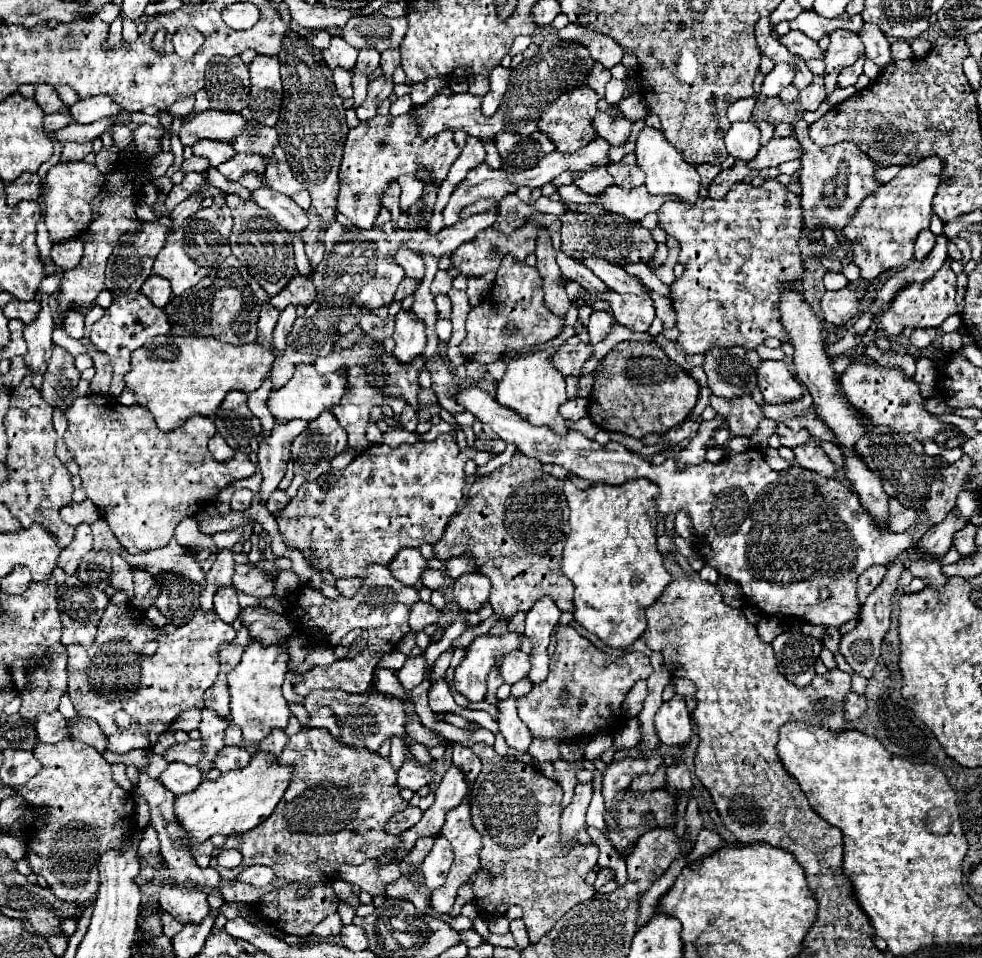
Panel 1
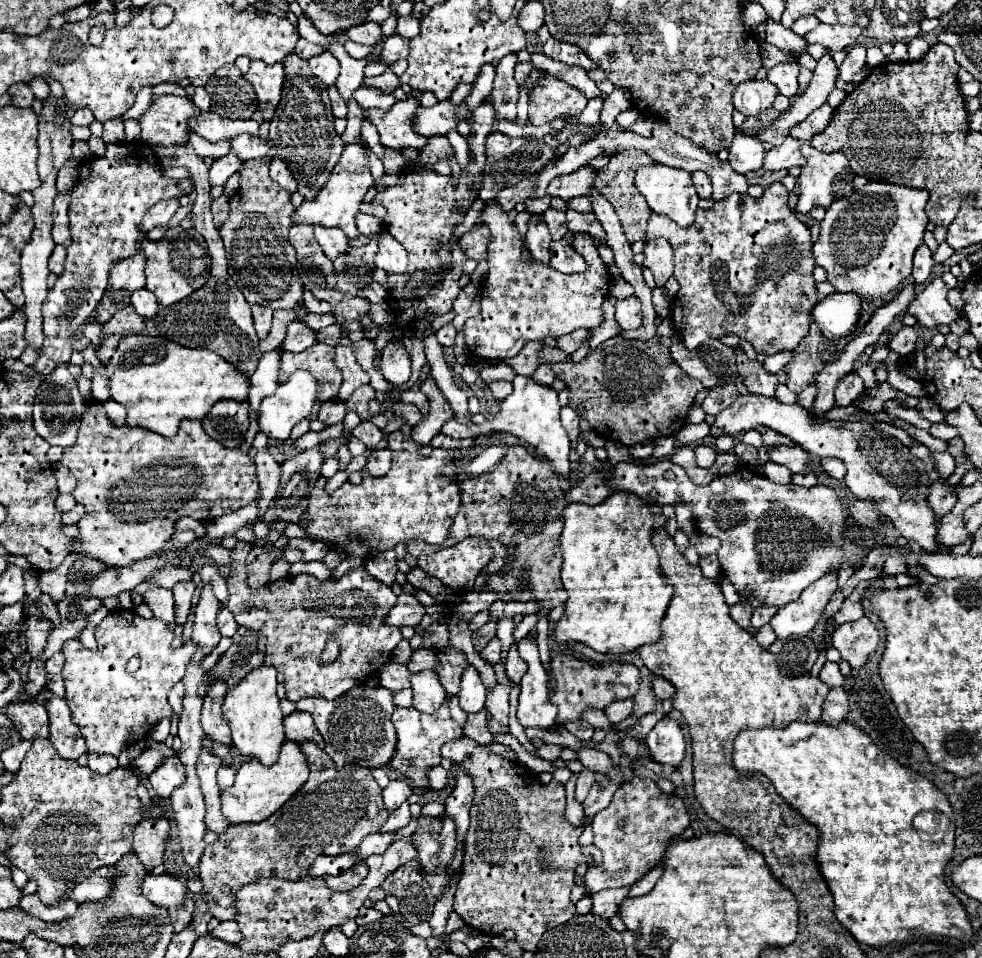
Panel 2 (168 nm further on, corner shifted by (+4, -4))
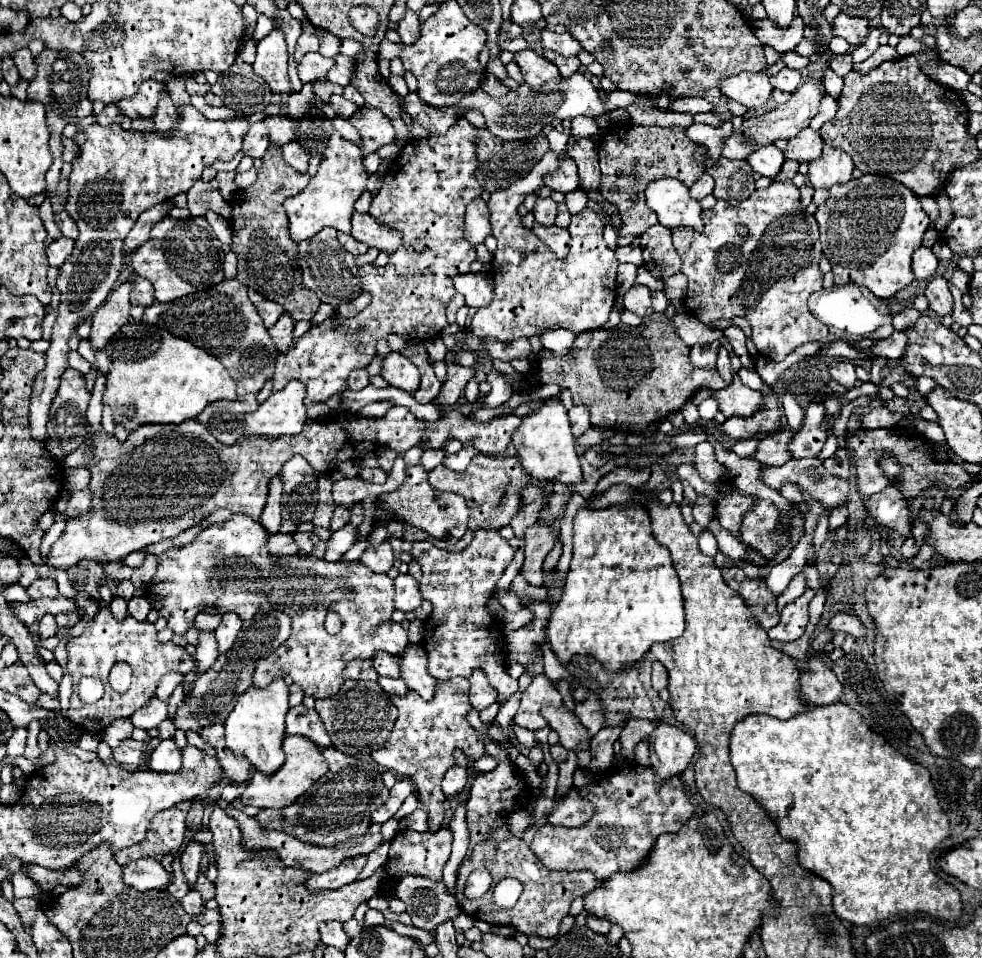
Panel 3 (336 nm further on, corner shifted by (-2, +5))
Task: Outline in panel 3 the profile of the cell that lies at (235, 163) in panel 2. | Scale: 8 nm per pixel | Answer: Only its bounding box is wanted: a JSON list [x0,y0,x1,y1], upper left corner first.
[242,122,268,158]

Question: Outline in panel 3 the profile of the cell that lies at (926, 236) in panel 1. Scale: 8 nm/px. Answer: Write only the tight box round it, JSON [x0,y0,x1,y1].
[912,246,938,280]

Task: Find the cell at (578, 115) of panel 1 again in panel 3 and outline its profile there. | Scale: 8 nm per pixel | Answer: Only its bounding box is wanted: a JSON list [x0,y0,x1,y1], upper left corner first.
[514,50,562,90]

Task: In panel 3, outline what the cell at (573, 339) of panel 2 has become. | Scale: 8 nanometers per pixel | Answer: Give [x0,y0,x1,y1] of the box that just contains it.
[542,328,576,354]

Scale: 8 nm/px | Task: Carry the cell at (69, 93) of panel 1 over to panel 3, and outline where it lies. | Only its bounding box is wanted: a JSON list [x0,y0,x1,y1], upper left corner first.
[12,48,36,80]

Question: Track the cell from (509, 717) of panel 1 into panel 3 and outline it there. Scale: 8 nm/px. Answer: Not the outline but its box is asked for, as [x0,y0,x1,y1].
[414,530,518,700]

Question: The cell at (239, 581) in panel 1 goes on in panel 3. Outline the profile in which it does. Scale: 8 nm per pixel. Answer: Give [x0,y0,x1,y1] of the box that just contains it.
[266,534,298,556]

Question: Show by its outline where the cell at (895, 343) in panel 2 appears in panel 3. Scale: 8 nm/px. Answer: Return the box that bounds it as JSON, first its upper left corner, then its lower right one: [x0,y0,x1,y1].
[872,330,908,360]

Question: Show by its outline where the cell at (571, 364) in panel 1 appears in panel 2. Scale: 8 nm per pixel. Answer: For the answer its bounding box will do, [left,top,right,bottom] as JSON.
[506,343,538,375]

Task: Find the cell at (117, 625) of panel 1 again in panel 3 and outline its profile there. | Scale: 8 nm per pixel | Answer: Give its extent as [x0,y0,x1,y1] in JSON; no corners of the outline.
[66,606,194,734]

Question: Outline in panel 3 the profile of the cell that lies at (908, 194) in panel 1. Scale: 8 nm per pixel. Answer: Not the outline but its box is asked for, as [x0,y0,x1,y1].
[814,176,930,298]

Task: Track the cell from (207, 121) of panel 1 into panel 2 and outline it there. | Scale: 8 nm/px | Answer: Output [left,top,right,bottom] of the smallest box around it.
[138,95,200,145]

